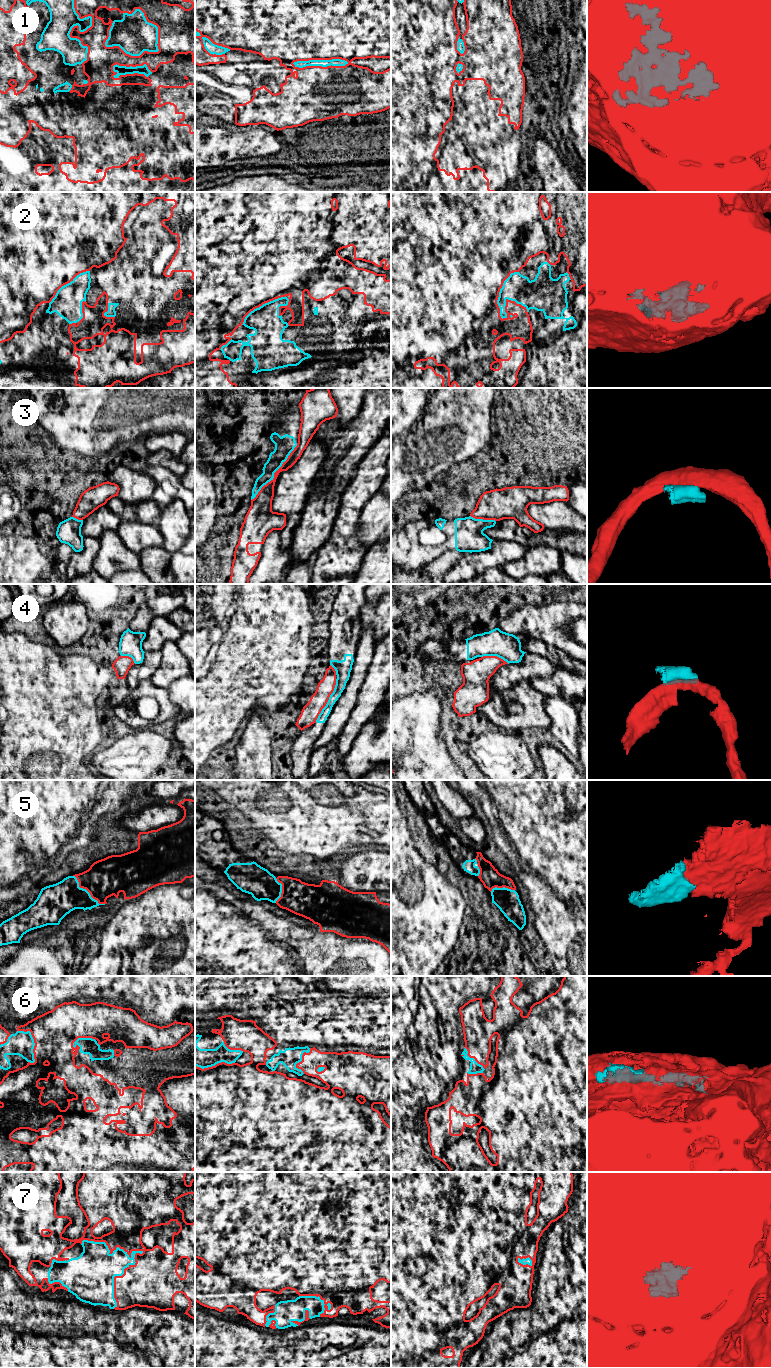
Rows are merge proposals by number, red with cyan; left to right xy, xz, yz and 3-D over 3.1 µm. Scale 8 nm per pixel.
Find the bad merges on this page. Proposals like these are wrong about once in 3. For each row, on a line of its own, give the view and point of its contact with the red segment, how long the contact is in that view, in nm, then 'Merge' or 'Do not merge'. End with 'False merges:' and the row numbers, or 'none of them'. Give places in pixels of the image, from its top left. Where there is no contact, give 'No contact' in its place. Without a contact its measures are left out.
1: Touches red at xy (143, 52). Shared border 460 nm. Merge
2: Touches red at yz (498, 293). Shared border 420 nm. Merge
3: Touches red at xz (274, 475). Shared border 550 nm. Do not merge
4: Touches red at xz (328, 699). Shared border 380 nm. Do not merge
5: Touches red at xy (87, 890). Shared border 340 nm. Merge
6: Touches red at xy (34, 1041). Shared border 300 nm. Merge
7: Touches red at xy (135, 1256). Shared border 600 nm. Merge
False merges: 3, 4

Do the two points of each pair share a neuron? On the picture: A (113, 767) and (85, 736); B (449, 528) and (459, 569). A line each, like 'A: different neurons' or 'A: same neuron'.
A: different neurons
B: different neurons

